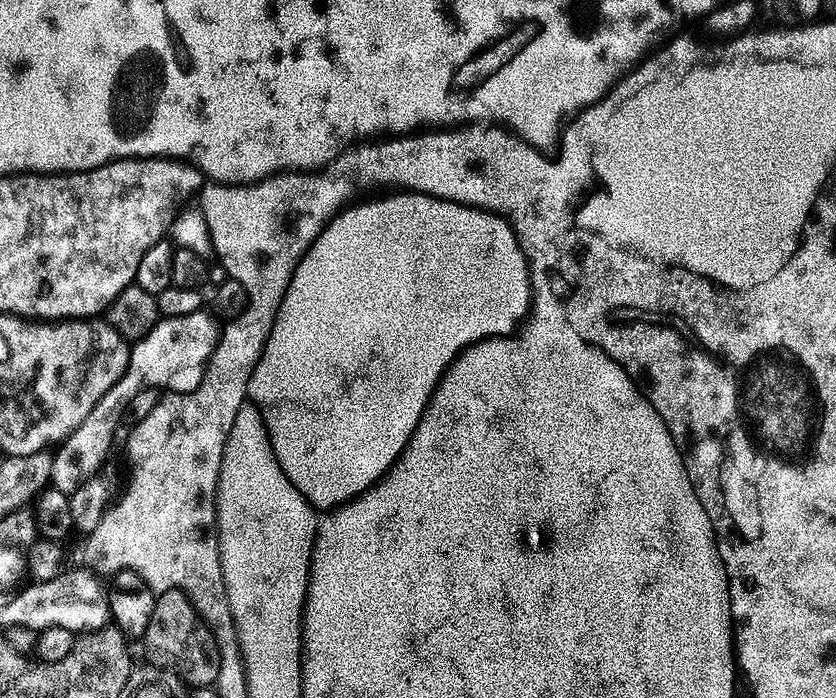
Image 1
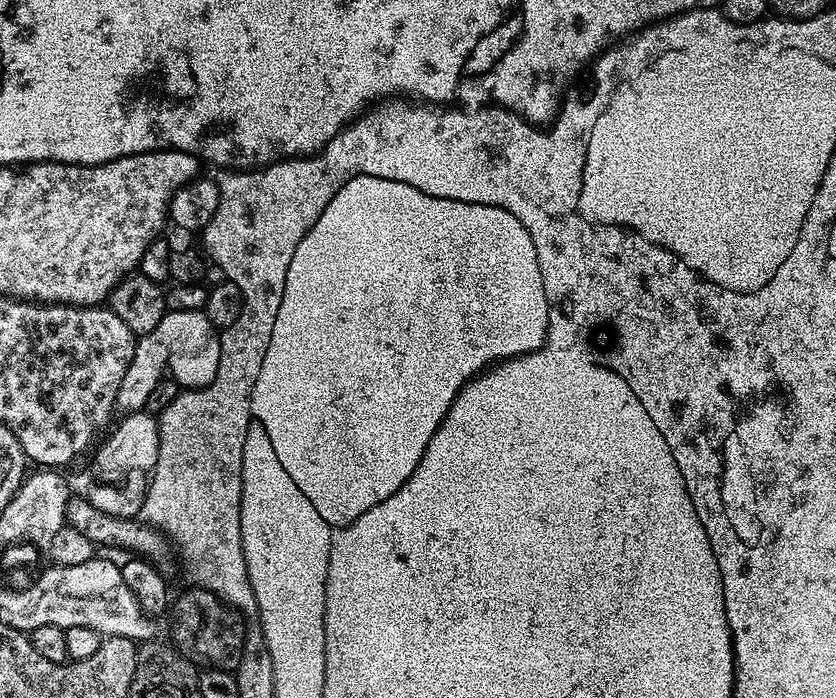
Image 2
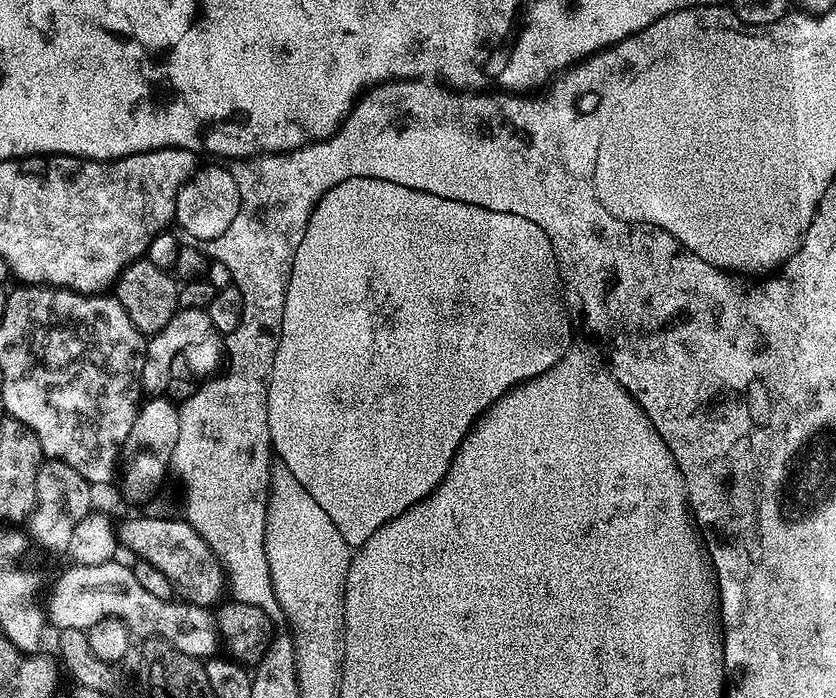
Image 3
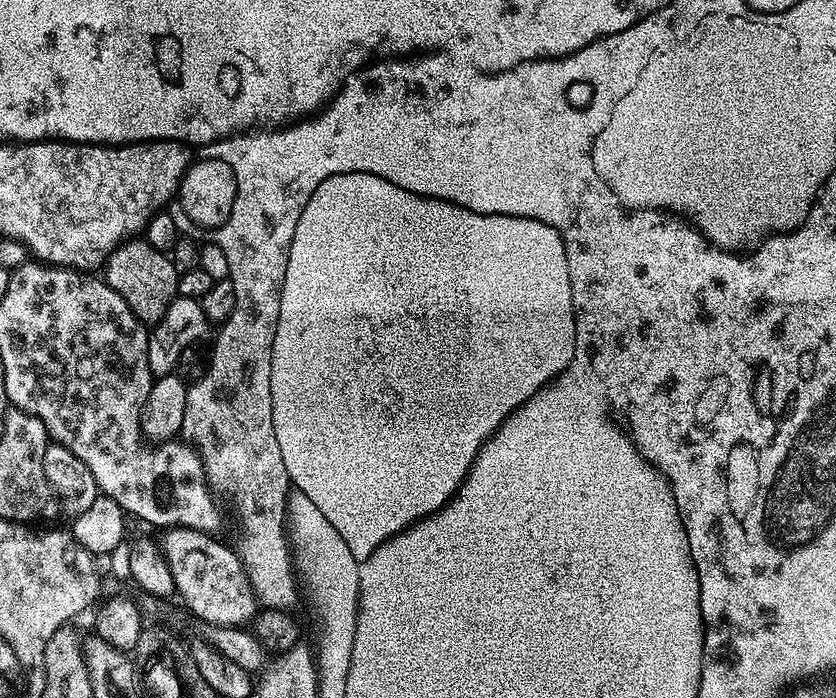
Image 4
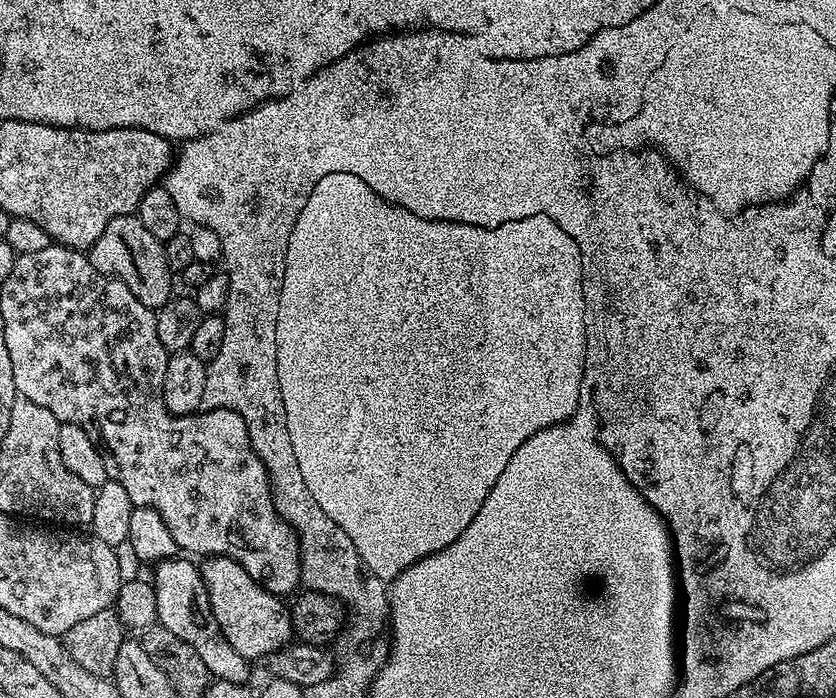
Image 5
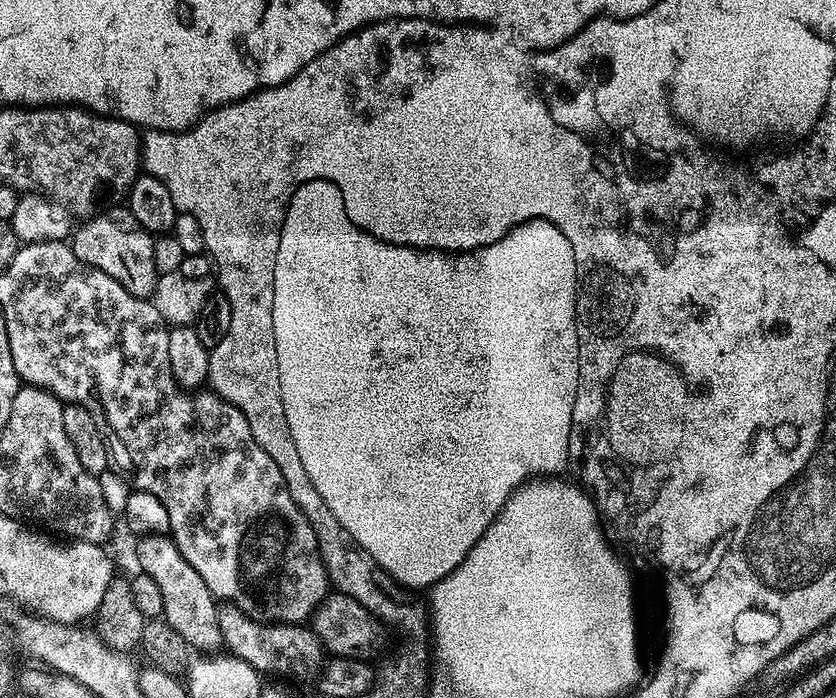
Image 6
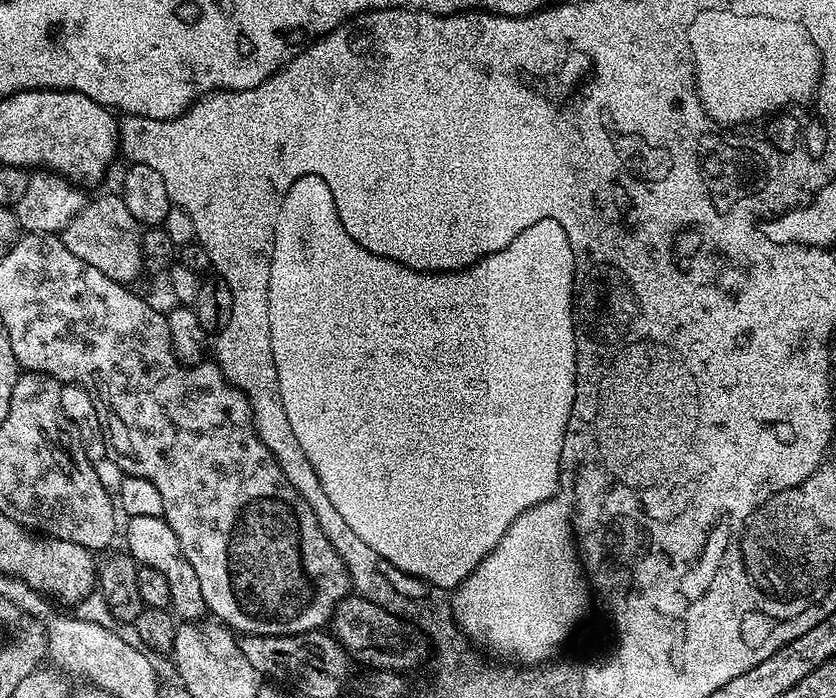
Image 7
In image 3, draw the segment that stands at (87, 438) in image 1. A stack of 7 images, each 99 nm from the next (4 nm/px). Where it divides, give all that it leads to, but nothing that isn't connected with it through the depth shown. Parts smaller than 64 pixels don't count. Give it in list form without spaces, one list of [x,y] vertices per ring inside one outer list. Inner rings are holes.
[[[180,308],[153,336],[147,337],[144,349],[144,365],[140,382],[143,391],[148,394],[164,394],[169,390],[168,383],[172,380],[172,367],[176,359],[184,355],[188,368],[199,378],[208,378],[221,367],[222,364],[222,336],[216,331],[214,322],[210,322],[207,311]]]

